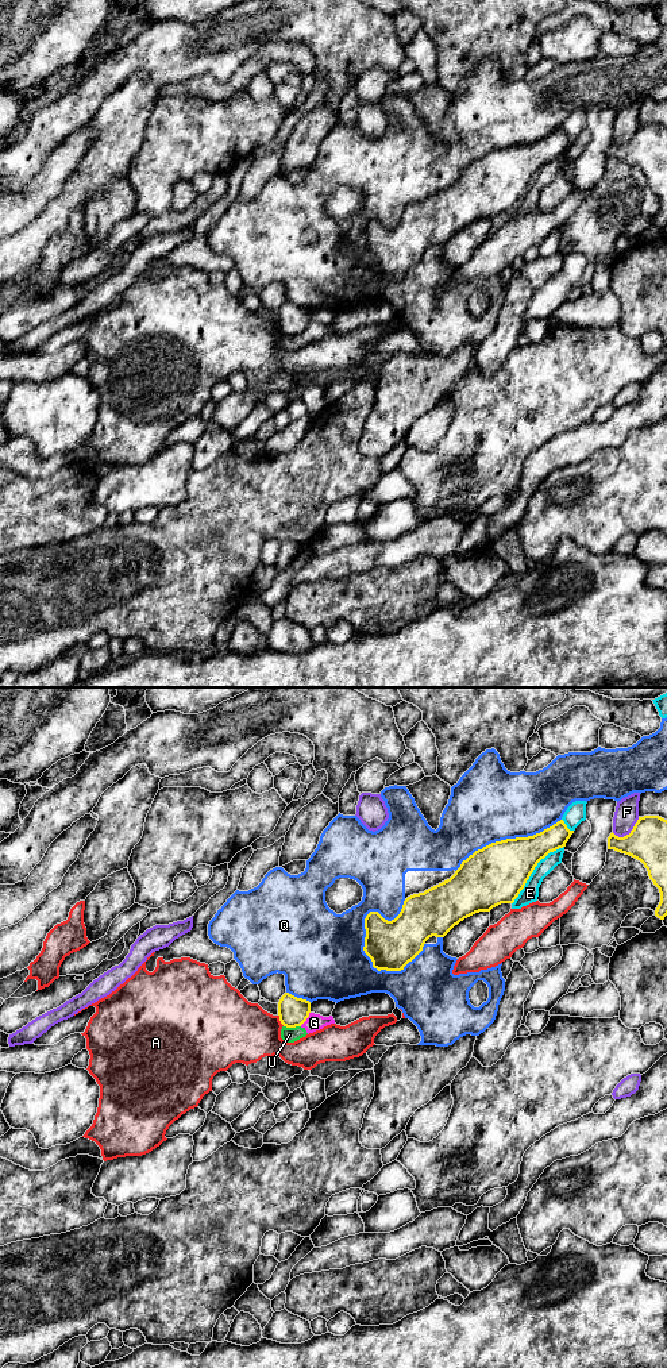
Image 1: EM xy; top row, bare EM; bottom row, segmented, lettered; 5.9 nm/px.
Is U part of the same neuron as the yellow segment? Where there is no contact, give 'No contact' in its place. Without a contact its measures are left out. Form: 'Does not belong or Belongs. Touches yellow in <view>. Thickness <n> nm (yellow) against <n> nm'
Does not belong. Touches yellow in xy. Thickness 180 nm (yellow) against 90 nm

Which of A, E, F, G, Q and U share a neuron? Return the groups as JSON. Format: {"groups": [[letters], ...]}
{"groups": [["A"], ["E", "G", "U"], ["F"], ["Q"]]}

